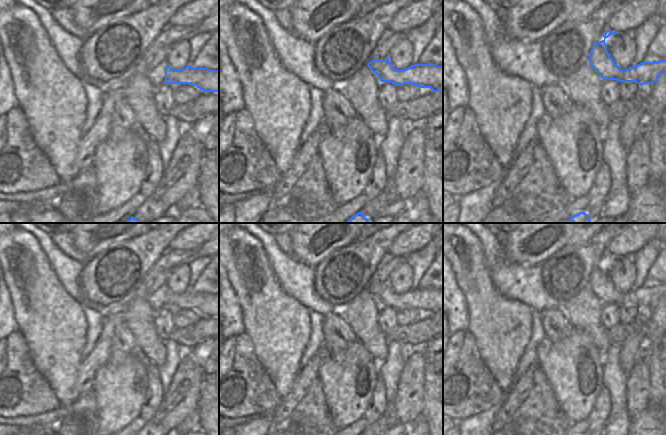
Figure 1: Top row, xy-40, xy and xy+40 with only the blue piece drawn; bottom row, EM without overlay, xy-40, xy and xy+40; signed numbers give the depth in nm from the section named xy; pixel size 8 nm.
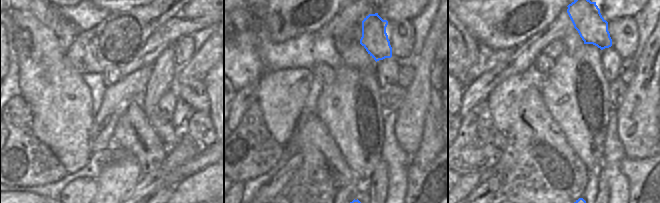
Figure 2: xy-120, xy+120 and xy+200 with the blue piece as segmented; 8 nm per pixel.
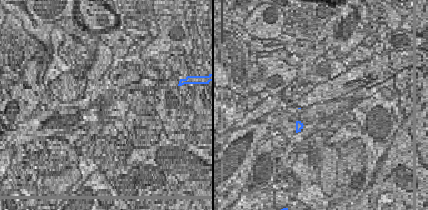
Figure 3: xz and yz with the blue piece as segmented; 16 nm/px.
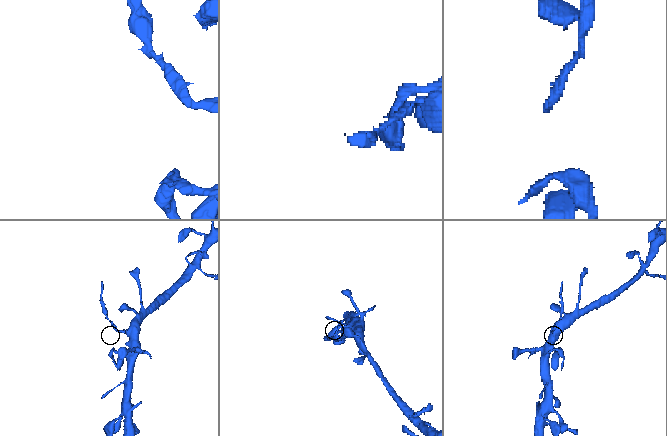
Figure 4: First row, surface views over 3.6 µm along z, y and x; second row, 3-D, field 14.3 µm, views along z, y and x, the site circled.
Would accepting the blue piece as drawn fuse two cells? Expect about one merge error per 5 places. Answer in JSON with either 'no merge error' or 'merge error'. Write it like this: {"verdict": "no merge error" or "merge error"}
{"verdict": "merge error"}

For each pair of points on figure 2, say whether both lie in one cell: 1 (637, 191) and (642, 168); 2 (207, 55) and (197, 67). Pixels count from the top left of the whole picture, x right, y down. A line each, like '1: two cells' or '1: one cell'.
1: one cell
2: one cell

